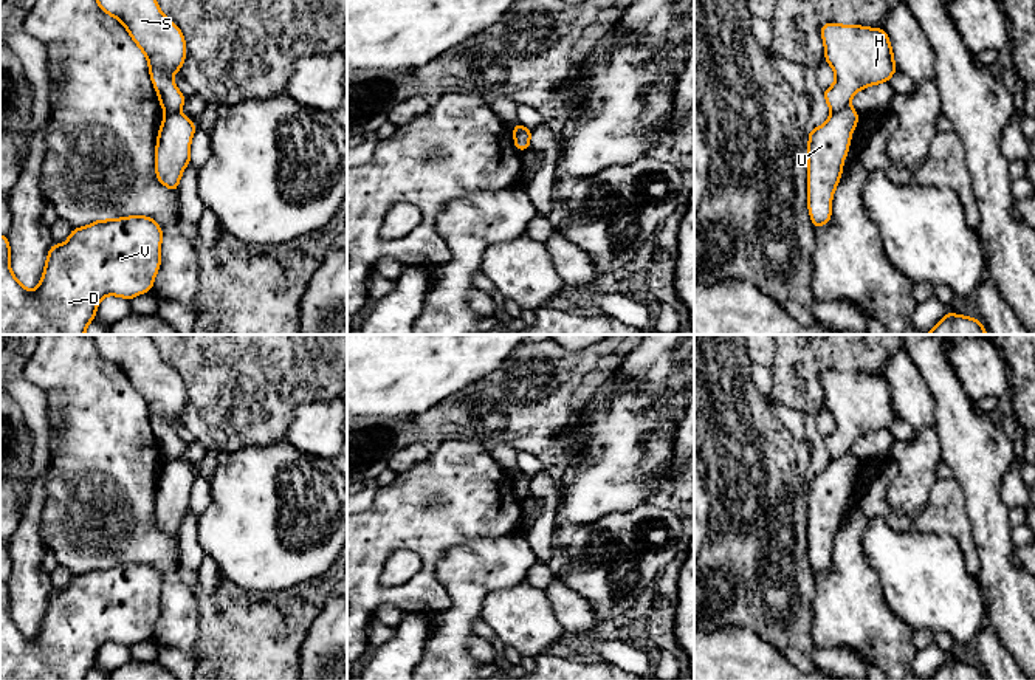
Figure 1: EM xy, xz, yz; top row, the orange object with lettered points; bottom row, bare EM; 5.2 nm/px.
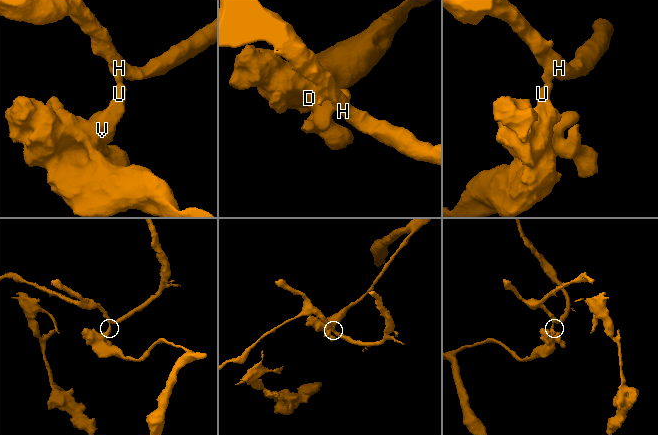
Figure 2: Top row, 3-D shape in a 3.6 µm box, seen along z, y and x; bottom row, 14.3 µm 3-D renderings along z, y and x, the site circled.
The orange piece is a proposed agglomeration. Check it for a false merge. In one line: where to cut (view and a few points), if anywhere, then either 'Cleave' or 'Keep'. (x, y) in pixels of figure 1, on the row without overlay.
Split along yz (849, 453), (832, 459). Cleave

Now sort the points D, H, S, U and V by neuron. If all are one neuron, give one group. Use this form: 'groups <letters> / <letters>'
groups D U V / H S

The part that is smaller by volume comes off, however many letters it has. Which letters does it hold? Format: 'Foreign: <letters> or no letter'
Foreign: H, S

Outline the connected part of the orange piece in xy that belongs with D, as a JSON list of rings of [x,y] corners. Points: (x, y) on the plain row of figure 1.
[[[144,562],[95,567],[71,576],[65,590],[51,590],[43,623],[31,638],[11,618],[9,587],[0,581],[0,680],[85,680],[105,643],[130,647],[153,635],[161,610],[161,586],[161,573]]]

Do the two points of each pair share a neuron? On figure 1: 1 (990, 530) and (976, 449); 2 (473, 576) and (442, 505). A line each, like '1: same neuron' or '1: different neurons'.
1: same neuron
2: different neurons

